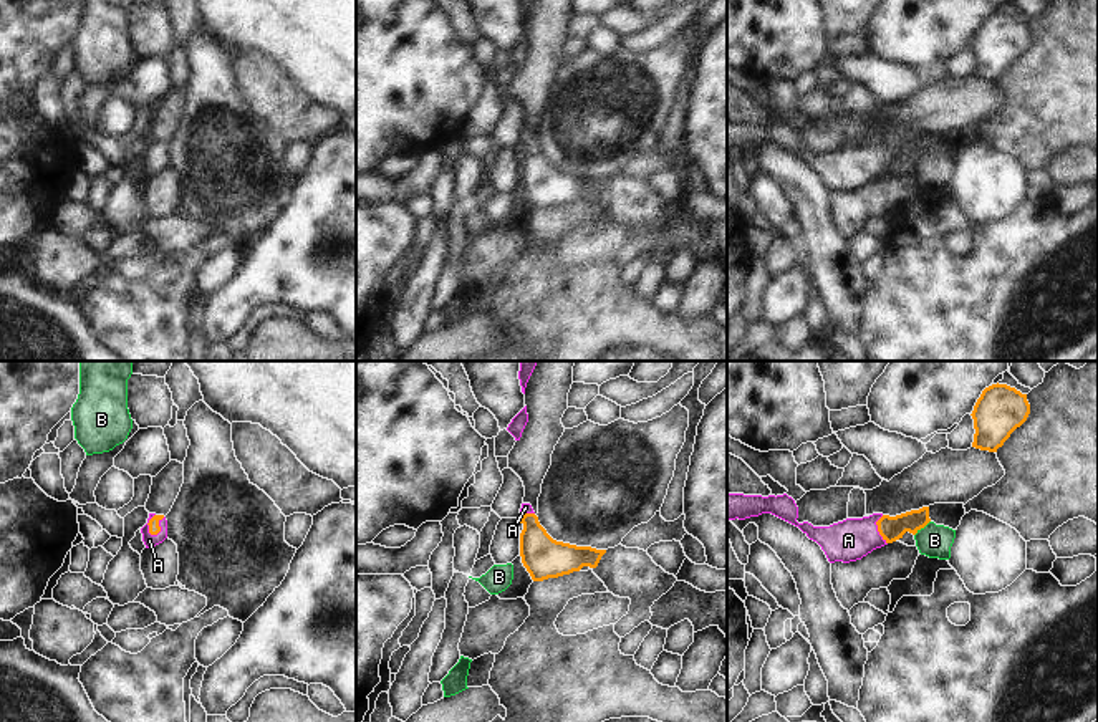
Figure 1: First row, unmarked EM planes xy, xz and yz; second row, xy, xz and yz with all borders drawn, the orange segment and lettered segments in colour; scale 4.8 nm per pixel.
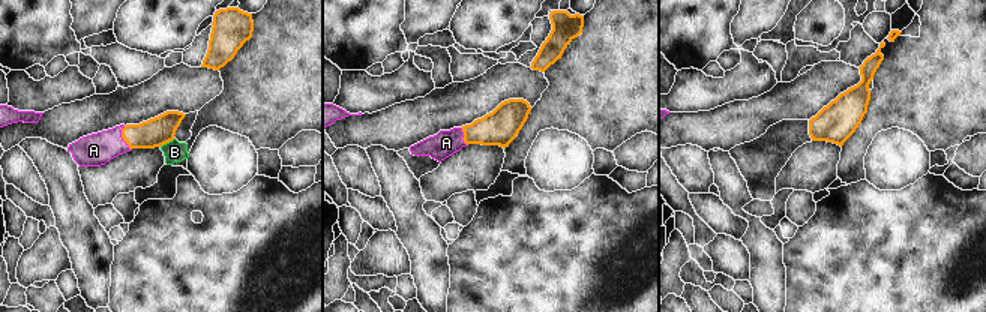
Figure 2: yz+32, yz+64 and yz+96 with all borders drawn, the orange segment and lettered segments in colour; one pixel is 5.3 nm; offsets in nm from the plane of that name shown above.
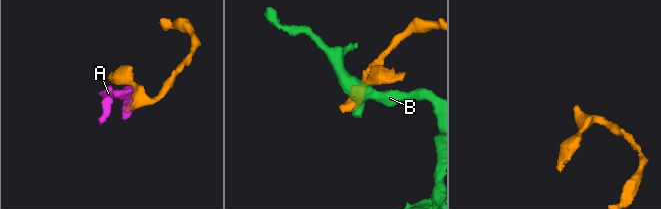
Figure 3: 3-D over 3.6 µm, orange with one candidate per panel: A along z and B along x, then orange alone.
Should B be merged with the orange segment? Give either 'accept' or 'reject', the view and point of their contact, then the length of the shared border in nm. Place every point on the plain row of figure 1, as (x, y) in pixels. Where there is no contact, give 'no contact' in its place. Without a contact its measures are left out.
reject | yz (921, 156) | 110 nm

